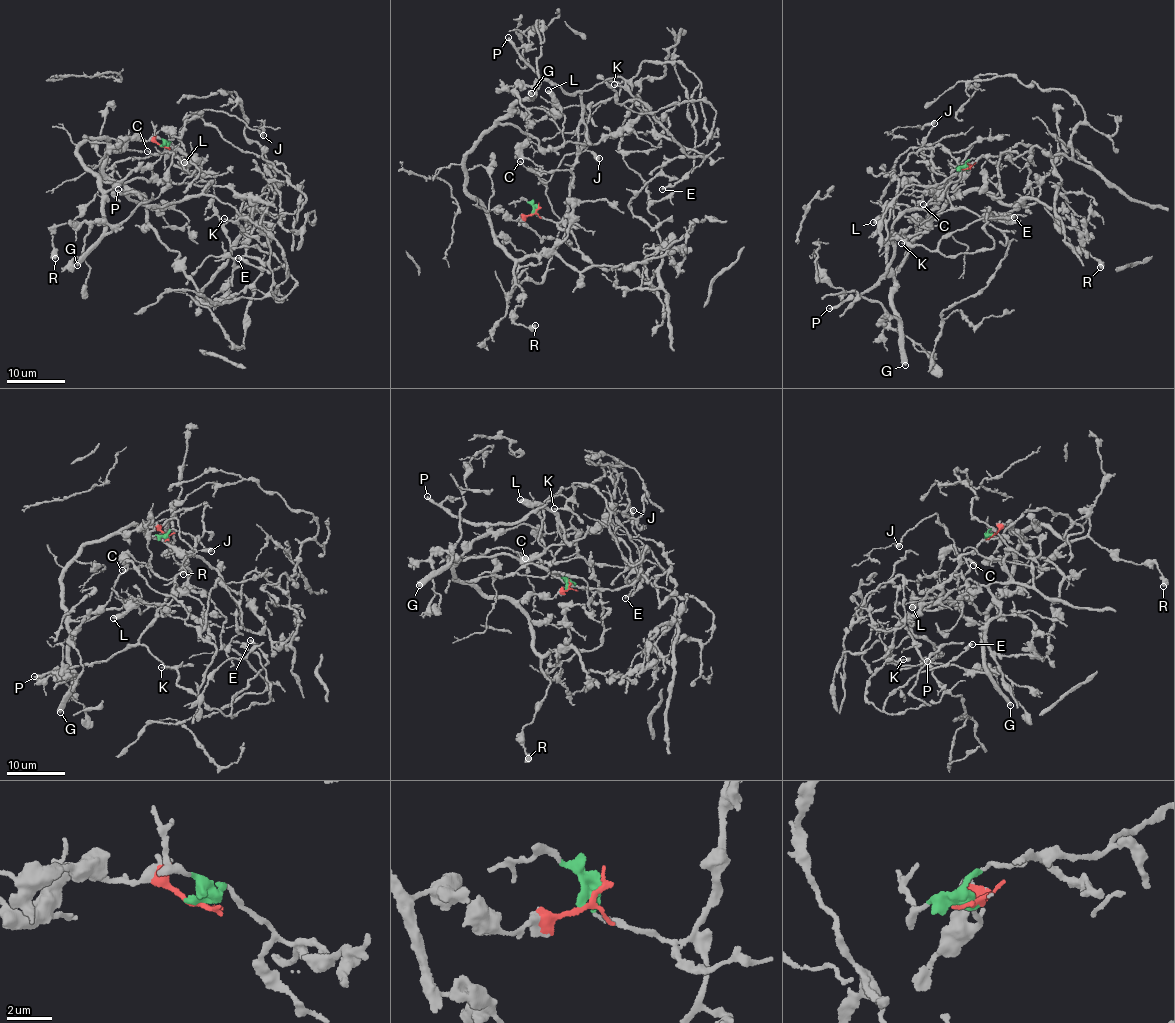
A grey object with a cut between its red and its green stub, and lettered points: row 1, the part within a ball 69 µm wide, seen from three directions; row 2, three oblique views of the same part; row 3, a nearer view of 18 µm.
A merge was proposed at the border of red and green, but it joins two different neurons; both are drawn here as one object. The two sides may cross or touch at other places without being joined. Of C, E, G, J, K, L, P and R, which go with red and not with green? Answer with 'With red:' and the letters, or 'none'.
With red: G, L, R

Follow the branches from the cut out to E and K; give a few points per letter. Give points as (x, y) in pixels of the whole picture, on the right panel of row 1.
E: (968, 169), (972, 157), (985, 156), (906, 210), (891, 238), (935, 250), (982, 219), (1014, 217)
K: (968, 169), (972, 157), (985, 156), (963, 163), (935, 197), (894, 222), (891, 233), (905, 239), (901, 242)

